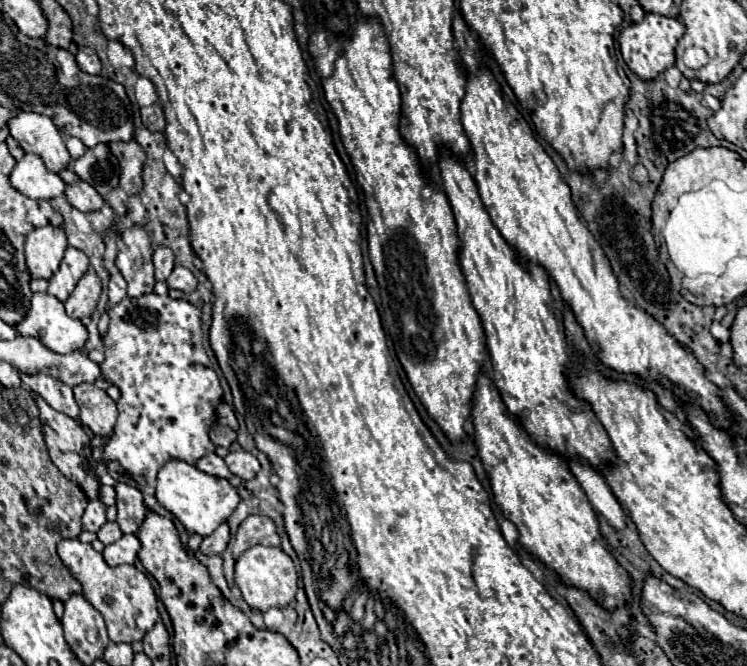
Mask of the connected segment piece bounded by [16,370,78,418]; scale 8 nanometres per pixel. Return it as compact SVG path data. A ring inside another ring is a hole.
M16 370L16 374L20 376L24 386L28 386L34 394L44 398L54 410L68 414L72 418L78 418L78 406L76 406L72 388L68 384L48 374L24 374L20 370Z

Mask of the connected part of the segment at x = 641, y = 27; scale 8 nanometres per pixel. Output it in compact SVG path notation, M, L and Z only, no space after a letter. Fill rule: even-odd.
M646 14L642 22L630 24L620 34L620 52L628 68L638 74L642 80L654 80L666 68L674 66L674 48L678 38L684 34L684 26L676 18L668 18L662 14Z

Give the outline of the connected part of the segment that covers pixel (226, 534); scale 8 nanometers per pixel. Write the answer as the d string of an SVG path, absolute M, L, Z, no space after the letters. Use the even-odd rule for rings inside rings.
M220 524L212 534L208 534L202 544L200 544L200 550L204 554L222 554L226 550L226 544L228 544L228 538L230 538L230 530L228 530L228 524Z

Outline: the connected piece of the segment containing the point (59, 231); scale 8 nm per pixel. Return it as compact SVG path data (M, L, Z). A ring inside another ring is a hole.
M42 226L26 236L26 264L32 278L50 278L64 256L68 242L64 228Z

